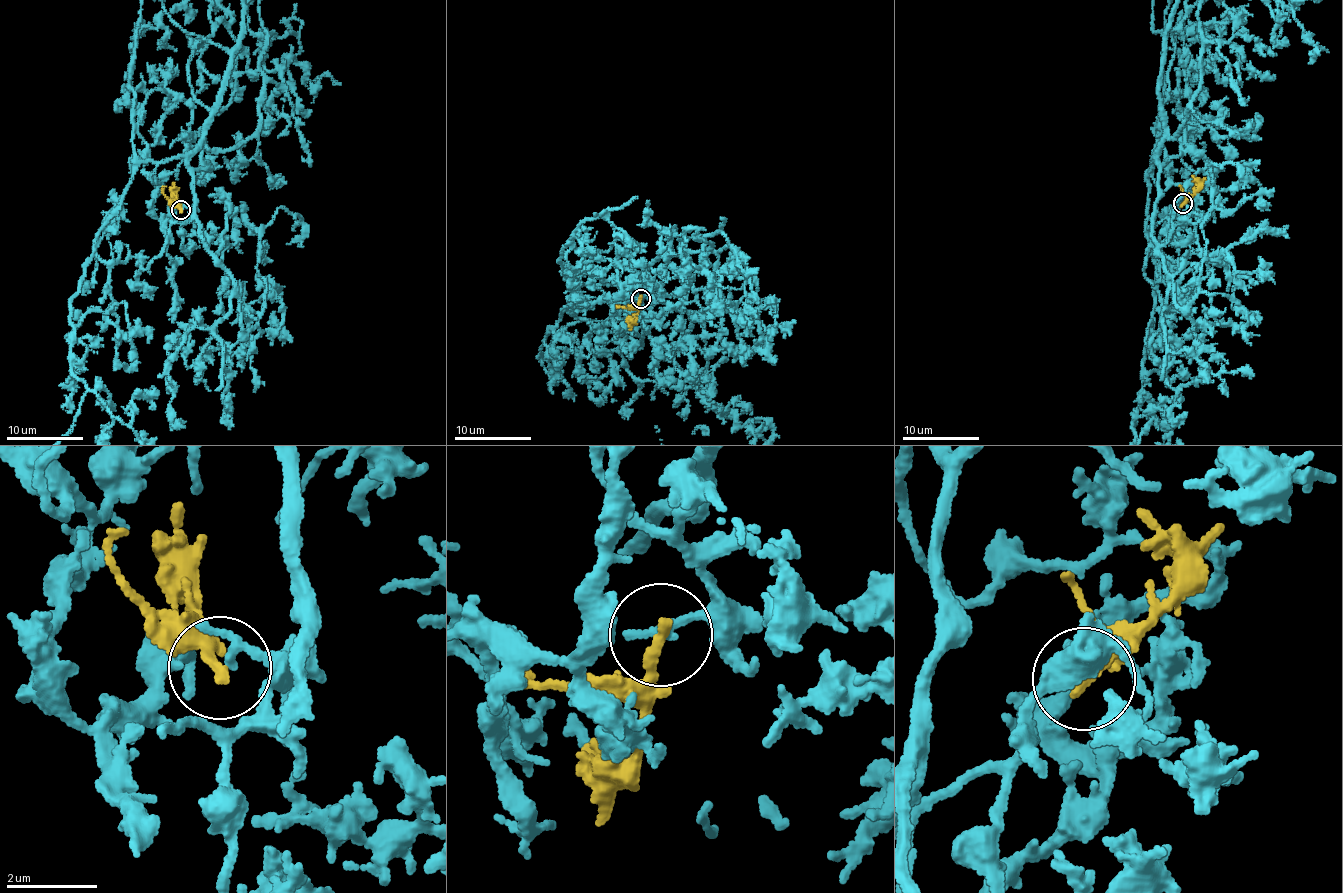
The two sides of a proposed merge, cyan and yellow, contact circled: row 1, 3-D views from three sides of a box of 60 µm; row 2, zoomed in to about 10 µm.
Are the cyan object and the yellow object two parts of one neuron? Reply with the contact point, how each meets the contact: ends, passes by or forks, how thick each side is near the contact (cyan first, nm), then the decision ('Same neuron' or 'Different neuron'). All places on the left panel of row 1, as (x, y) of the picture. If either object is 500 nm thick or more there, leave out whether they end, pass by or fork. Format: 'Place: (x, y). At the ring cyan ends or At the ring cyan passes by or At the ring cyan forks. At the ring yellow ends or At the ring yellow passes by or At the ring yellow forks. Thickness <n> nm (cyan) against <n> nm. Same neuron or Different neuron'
Place: (181, 209). At the ring cyan forks. At the ring yellow ends. Thickness 140 nm (cyan) against 240 nm. Different neuron

